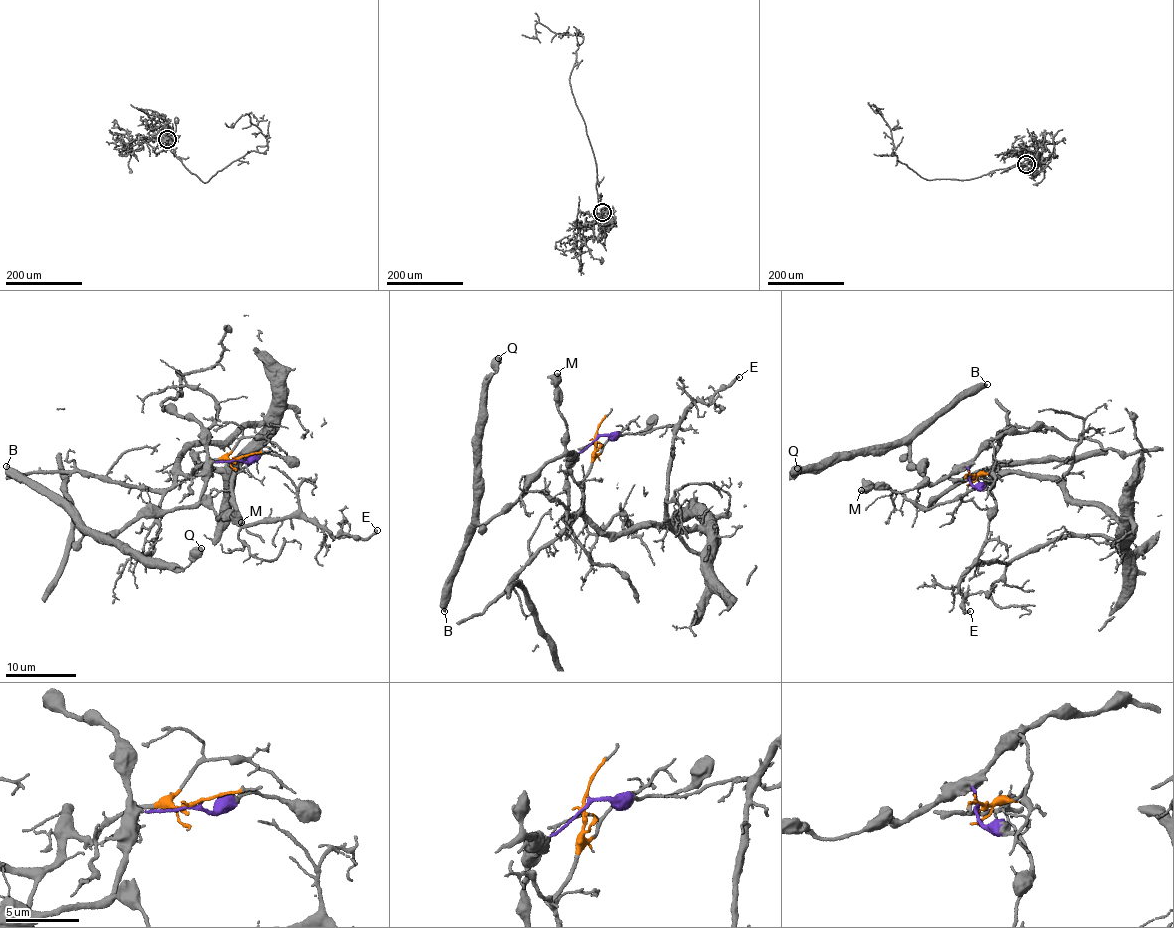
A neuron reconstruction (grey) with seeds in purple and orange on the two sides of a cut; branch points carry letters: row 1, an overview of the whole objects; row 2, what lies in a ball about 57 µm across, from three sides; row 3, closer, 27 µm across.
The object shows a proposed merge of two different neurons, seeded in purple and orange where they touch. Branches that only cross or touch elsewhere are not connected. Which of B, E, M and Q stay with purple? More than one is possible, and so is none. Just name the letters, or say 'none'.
B, M, Q

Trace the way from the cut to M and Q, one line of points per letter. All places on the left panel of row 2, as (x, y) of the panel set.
M: (238, 458), (214, 462), (200, 501), (217, 512), (218, 519), (221, 517), (237, 524), (241, 521)
Q: (238, 458), (214, 462), (197, 502), (150, 512), (99, 536), (80, 531), (163, 570), (182, 567), (202, 548)

